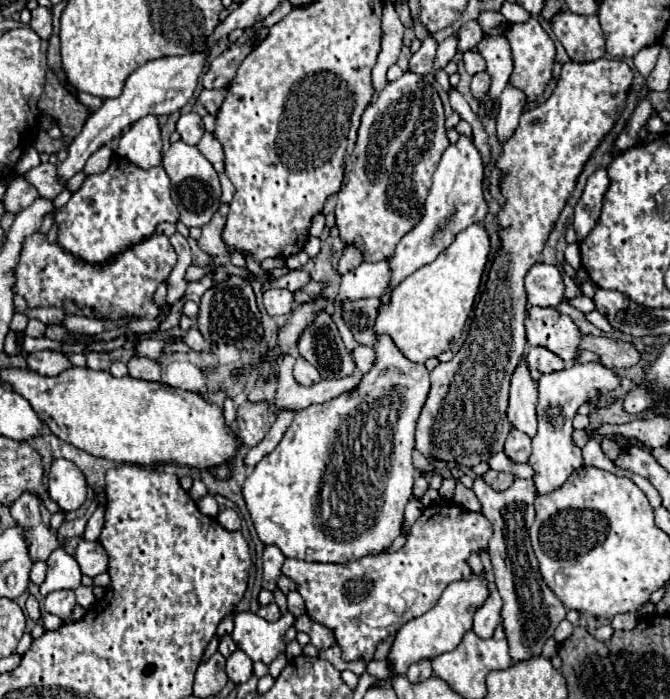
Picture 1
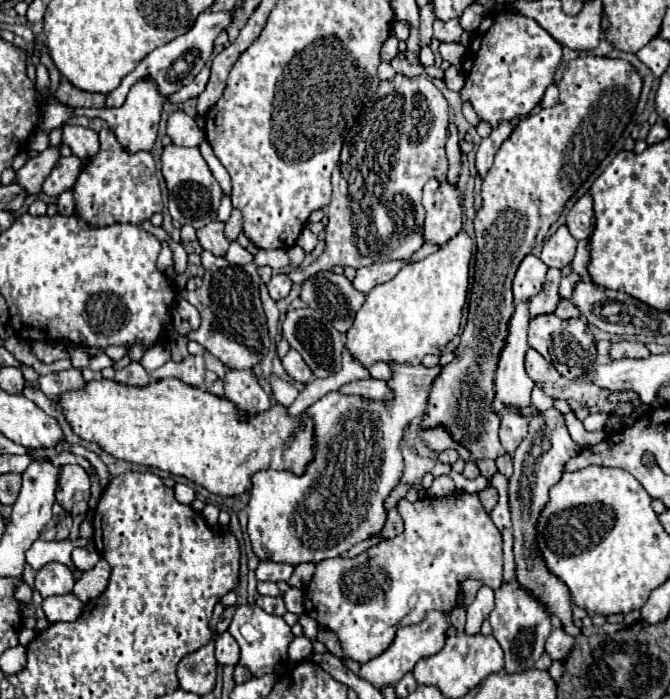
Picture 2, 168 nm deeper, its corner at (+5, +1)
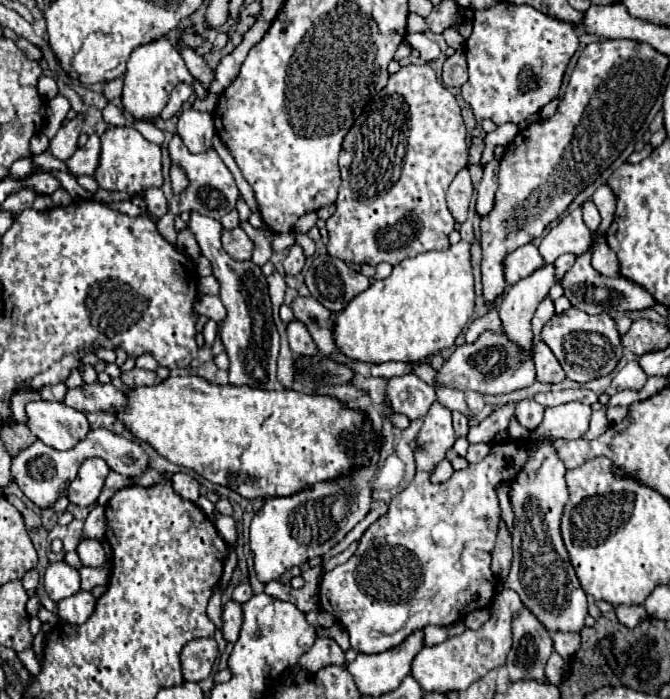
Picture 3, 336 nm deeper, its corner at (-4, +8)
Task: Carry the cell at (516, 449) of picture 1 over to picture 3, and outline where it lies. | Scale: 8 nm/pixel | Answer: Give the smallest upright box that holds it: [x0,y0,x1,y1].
[515,400,543,430]

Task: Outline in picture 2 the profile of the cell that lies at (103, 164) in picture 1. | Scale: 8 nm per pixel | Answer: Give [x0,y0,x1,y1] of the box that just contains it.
[62,125,98,161]

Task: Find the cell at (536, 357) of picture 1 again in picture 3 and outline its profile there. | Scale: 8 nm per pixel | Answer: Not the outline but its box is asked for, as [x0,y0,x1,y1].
[533,340,565,384]

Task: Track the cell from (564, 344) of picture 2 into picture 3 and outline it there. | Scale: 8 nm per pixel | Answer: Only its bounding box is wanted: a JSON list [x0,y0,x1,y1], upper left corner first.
[541,308,621,384]

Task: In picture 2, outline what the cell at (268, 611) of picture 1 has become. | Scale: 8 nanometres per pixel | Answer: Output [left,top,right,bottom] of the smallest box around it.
[256,597,286,615]

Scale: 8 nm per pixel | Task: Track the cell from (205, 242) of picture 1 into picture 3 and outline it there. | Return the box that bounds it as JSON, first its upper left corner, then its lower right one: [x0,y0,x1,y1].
[221,226,253,260]

